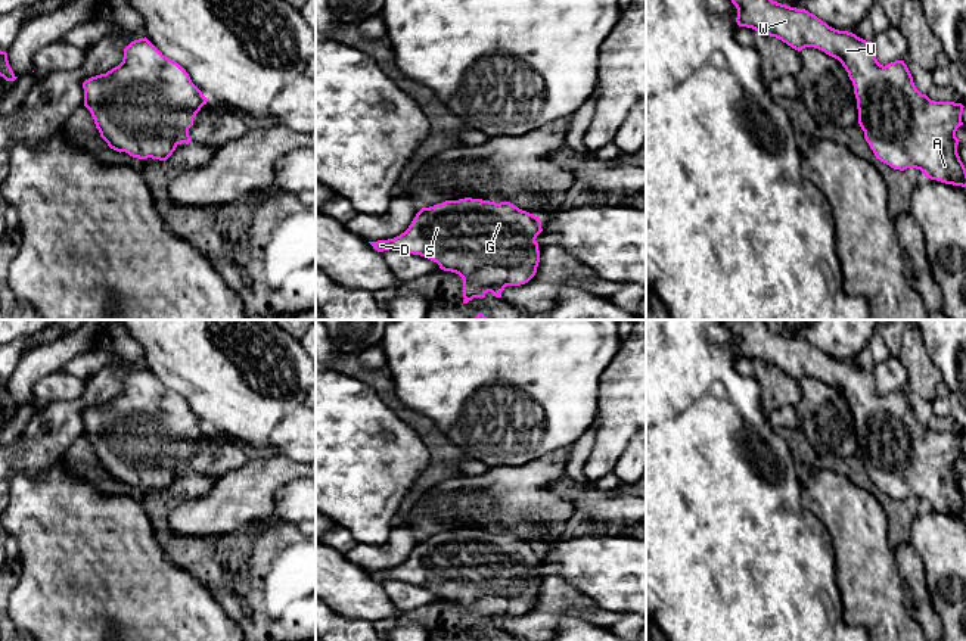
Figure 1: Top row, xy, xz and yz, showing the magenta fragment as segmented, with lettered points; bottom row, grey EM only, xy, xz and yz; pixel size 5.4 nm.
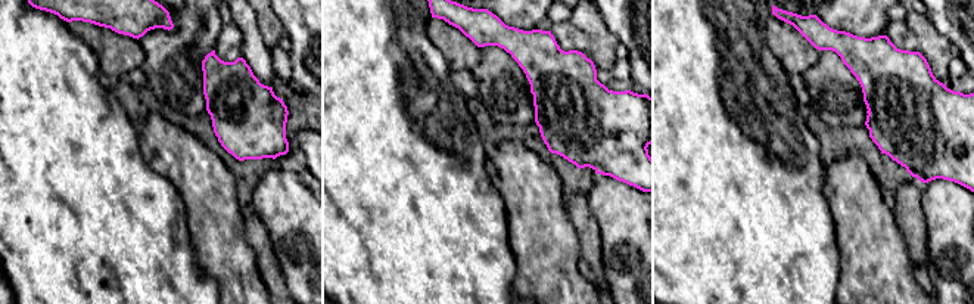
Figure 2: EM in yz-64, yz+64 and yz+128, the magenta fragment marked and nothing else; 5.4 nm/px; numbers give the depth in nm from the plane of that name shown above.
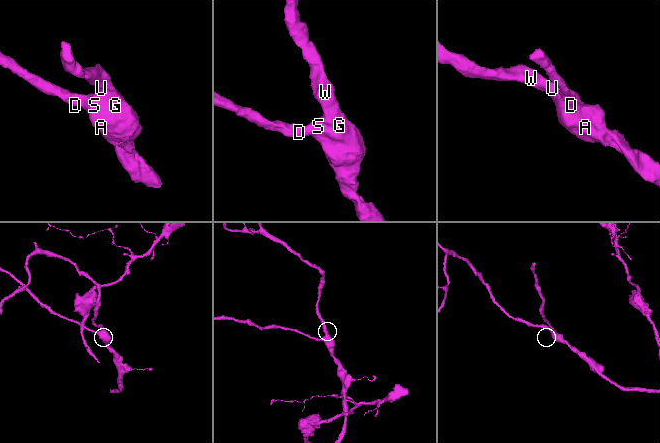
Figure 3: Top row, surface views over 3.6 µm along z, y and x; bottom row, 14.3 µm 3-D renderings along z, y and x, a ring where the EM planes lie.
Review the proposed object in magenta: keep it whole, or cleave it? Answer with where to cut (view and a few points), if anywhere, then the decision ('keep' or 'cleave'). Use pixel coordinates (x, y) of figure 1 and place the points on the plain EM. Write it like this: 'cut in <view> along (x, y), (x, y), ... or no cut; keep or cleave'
no cut; keep

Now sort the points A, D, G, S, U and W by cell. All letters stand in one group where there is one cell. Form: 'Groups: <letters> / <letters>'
Groups: A D G S U W

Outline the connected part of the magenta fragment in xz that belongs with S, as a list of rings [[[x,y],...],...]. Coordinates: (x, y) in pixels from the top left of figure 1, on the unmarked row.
[[[465,528],[422,538],[409,558],[388,570],[369,572],[378,582],[404,581],[425,586],[463,609],[463,634],[485,628],[488,622],[501,628],[506,616],[528,613],[537,603],[540,581],[537,566],[543,561],[538,547],[510,532]]]

